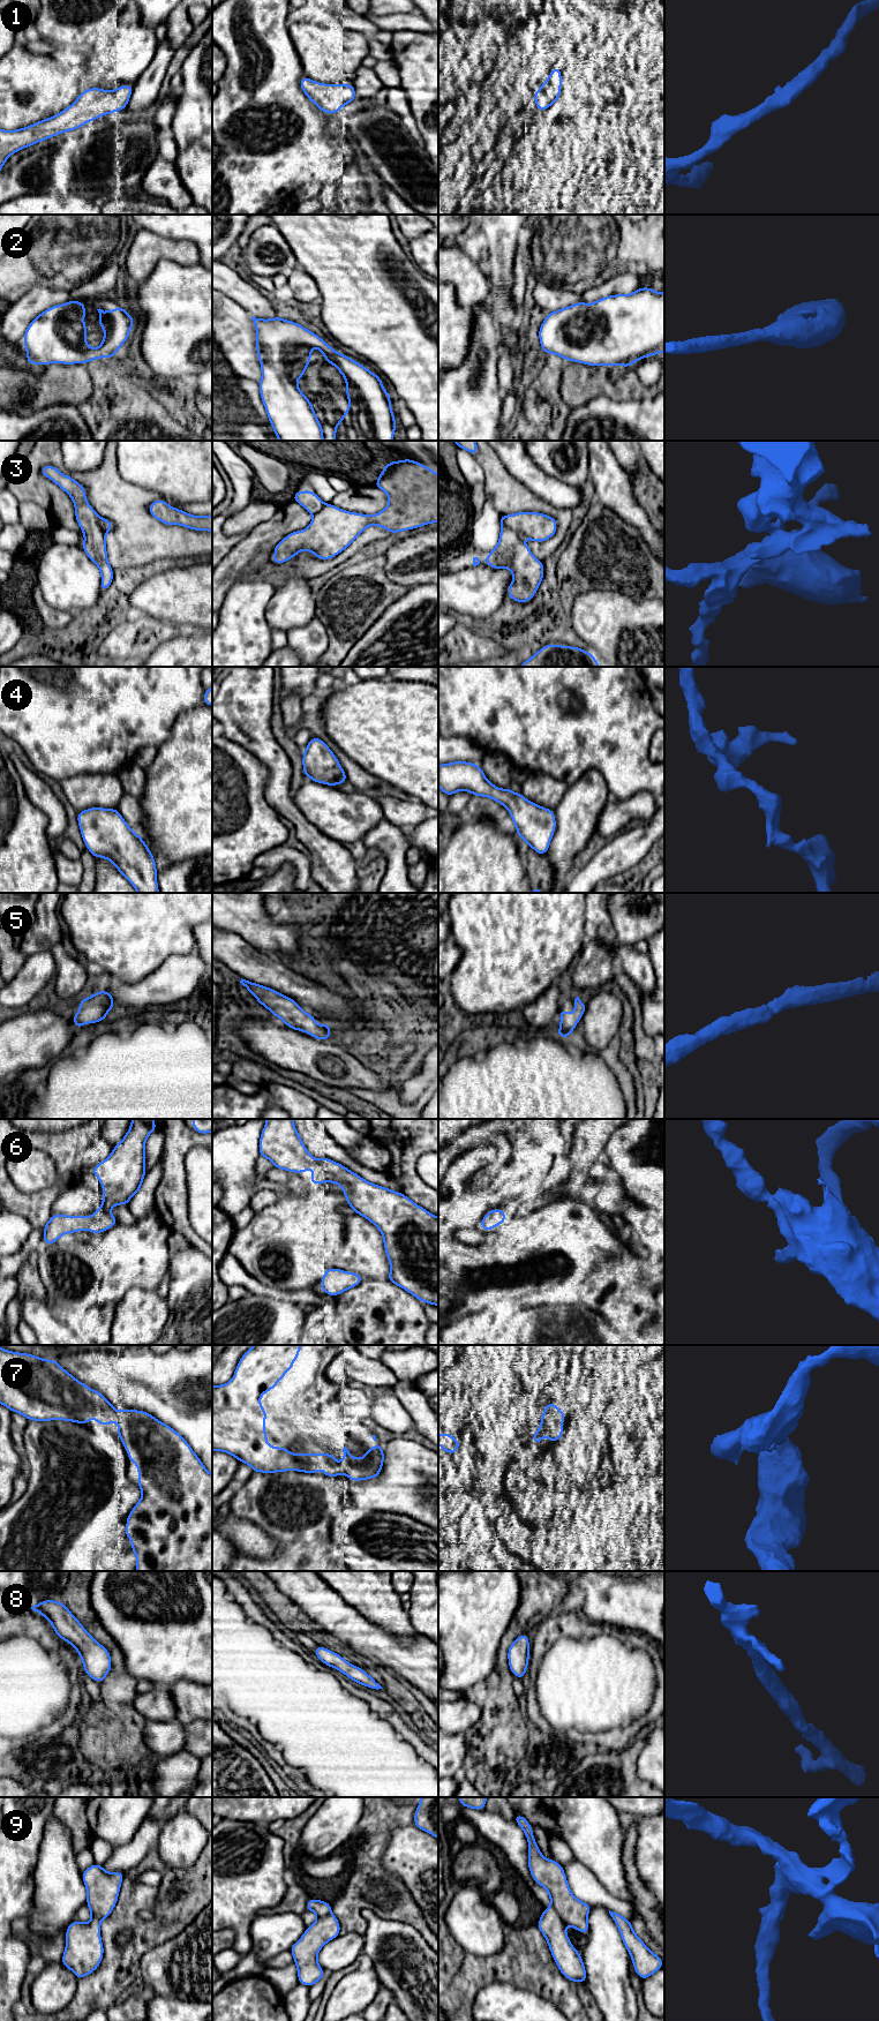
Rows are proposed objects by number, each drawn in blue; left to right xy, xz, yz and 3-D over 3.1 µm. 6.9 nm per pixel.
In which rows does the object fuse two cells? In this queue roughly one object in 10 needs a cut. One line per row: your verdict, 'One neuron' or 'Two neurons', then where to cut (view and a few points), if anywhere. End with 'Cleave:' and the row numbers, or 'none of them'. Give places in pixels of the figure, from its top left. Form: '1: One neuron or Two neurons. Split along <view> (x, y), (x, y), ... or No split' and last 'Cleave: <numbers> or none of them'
1: One neuron. No split
2: One neuron. No split
3: One neuron. No split
4: One neuron. No split
5: One neuron. No split
6: One neuron. No split
7: One neuron. No split
8: One neuron. No split
9: One neuron. No split
Cleave: none of them

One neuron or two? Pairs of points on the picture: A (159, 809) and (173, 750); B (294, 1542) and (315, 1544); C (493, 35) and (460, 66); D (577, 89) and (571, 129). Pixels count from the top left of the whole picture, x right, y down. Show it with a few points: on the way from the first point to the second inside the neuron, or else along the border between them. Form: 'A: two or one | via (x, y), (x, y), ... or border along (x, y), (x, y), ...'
A: one | via (173, 794), (173, 765)
B: one | via (299, 1542), (310, 1542)
C: one | via (480, 38), (471, 38), (460, 49), (460, 53)
D: two | border along (570, 98), (585, 103), (599, 114)

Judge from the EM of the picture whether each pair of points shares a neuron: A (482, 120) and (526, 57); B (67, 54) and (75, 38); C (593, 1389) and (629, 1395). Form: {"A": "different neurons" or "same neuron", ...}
{"A": "same neuron", "B": "different neurons", "C": "different neurons"}

